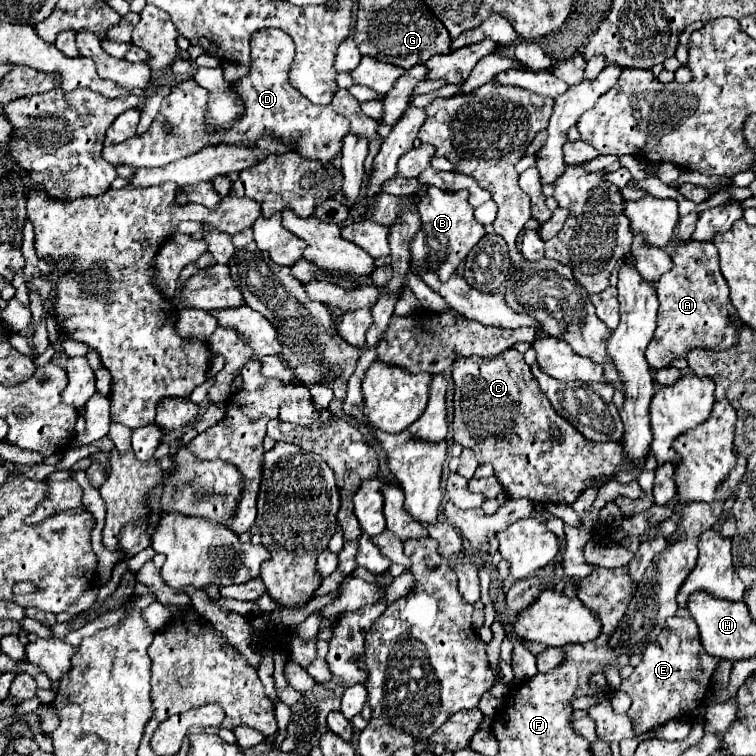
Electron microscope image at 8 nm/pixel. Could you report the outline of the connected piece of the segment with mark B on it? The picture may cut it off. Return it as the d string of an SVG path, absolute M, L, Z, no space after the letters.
M420 186L418 212L422 228L412 240L412 264L414 268L428 268L446 282L458 268L458 264L468 256L468 252L486 234L484 226L474 218L474 208L468 204L468 190L440 190L434 186Z

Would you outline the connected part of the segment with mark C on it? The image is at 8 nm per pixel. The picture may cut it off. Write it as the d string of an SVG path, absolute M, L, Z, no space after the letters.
M512 348L510 352L500 352L496 358L482 362L480 358L460 358L452 366L452 378L456 388L452 422L454 440L464 448L470 448L480 464L490 462L494 466L494 476L500 480L512 500L528 498L536 504L574 504L578 496L594 484L594 480L600 488L616 474L622 446L618 442L590 442L570 422L560 418L550 406L548 398L540 392L538 382L534 382L534 376L518 350Z

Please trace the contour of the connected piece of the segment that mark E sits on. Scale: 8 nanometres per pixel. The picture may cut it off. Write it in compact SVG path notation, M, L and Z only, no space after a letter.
M676 616L668 618L660 636L652 644L646 646L642 664L636 666L634 674L620 684L620 690L632 698L628 716L630 716L632 724L636 724L636 736L642 736L648 730L652 730L654 726L662 726L670 720L688 718L696 712L696 708L702 708L706 704L704 698L710 694L708 686L712 684L712 674L714 674L718 662L720 662L720 658L706 654L706 650L702 648L700 636L698 636L698 626L692 618L676 618Z

